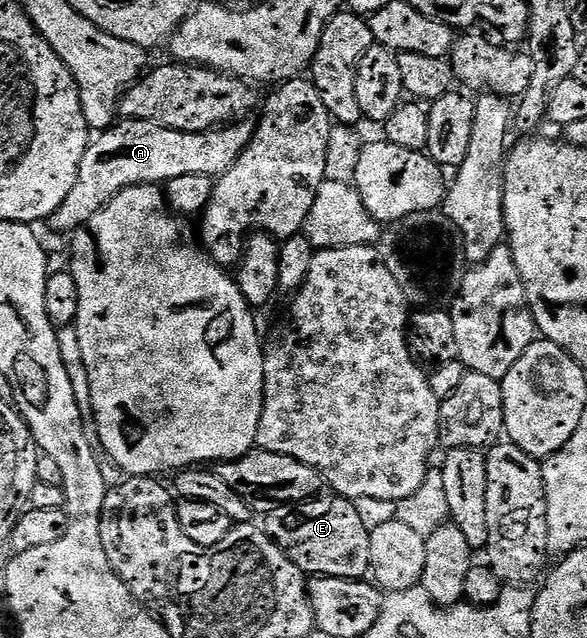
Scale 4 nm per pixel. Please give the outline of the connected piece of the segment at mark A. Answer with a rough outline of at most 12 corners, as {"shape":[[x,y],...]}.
{"shape":[[121,118],[46,220],[75,233],[127,187],[225,175],[255,122],[186,133]]}

